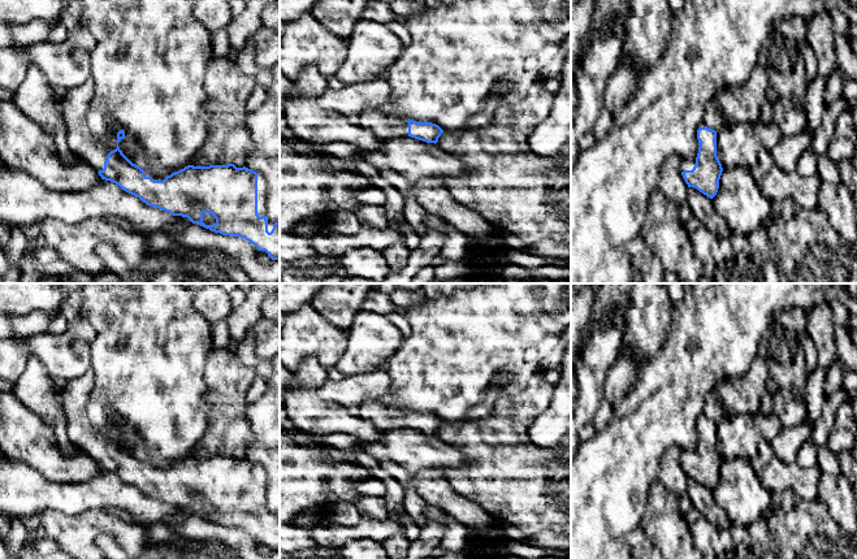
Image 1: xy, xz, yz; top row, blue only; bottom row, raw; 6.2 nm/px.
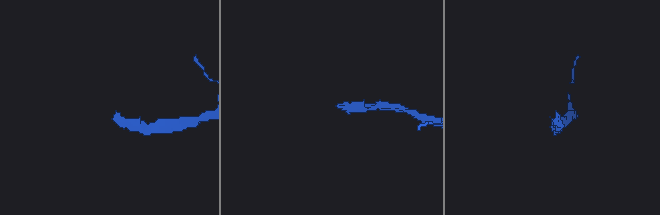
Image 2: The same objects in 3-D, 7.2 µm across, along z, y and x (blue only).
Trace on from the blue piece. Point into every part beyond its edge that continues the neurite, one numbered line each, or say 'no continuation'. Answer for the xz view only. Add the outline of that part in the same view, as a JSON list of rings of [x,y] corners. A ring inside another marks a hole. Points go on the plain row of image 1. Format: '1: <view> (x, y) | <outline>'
1: xz (384, 416) | [[[365,399],[356,410],[356,413],[369,420],[381,433],[408,428],[408,410],[398,410],[380,399]]]

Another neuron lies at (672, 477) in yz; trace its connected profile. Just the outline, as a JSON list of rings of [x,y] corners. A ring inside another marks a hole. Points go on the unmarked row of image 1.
[[[670,447],[665,451],[661,459],[659,482],[678,503],[678,512],[685,516],[693,504],[687,490],[689,478],[681,467],[680,455],[679,447]]]

